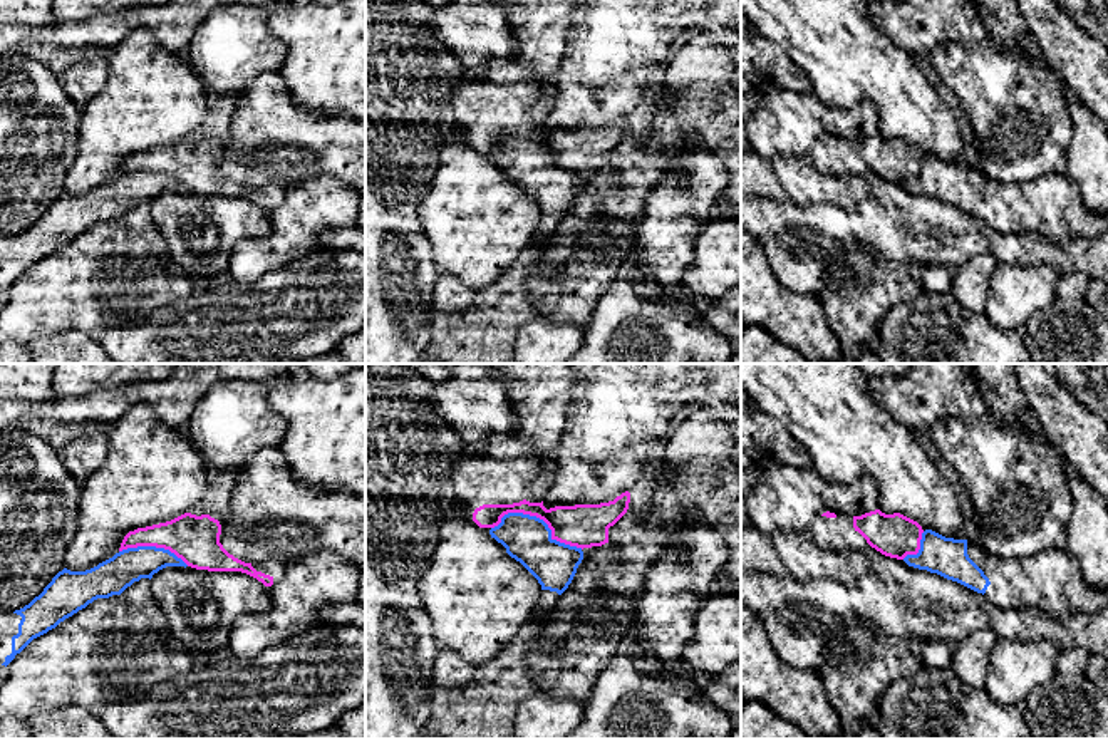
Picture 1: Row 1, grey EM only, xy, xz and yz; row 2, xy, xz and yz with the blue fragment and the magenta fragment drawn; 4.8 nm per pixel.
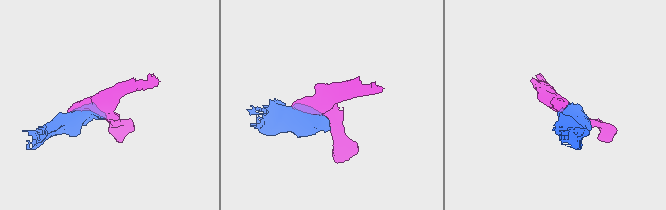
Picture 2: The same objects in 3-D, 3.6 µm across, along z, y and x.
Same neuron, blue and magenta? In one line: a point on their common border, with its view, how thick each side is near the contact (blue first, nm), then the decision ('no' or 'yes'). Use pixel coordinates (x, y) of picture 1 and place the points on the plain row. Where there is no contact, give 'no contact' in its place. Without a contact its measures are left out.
xz (538, 143) | 220/200 nm | no

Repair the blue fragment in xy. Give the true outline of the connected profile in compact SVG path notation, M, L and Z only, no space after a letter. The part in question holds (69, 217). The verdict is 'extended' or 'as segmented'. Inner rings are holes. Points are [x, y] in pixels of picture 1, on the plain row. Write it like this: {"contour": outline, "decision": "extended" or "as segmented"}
{"contour": "M137 171L85 196L64 193L44 216L15 236L0 236L0 290L8 290L34 263L85 233L97 223L121 220L141 203L153 203L166 191L188 191L164 173Z", "decision": "extended"}

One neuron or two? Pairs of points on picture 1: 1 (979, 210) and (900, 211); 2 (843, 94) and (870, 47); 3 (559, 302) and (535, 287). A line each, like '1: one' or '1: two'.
1: two
2: one
3: one

